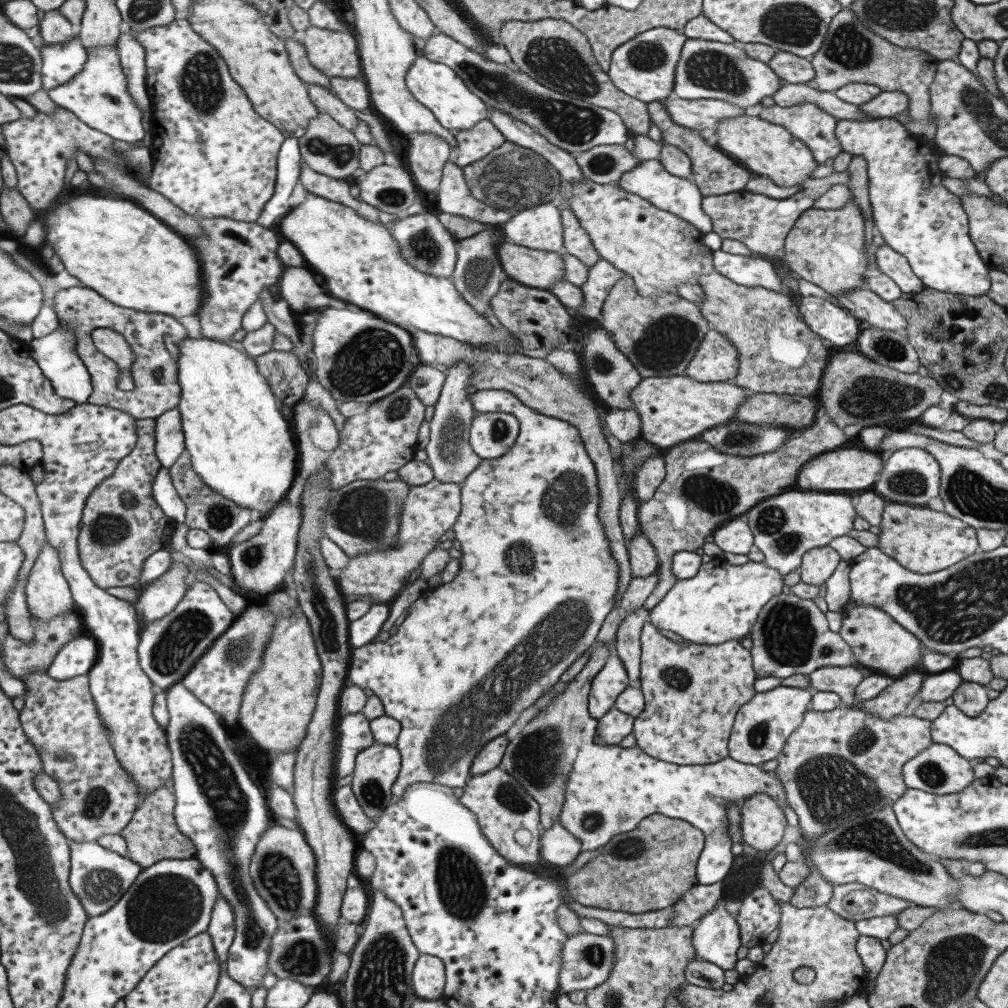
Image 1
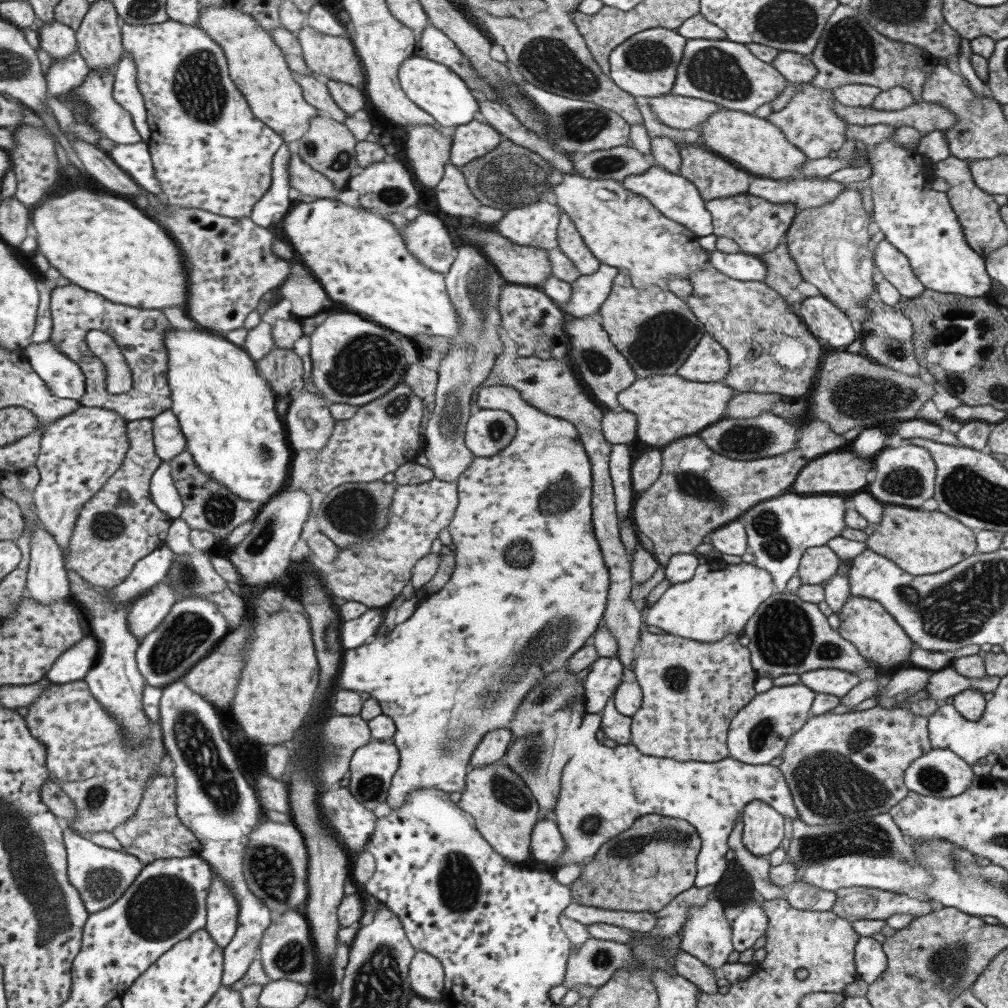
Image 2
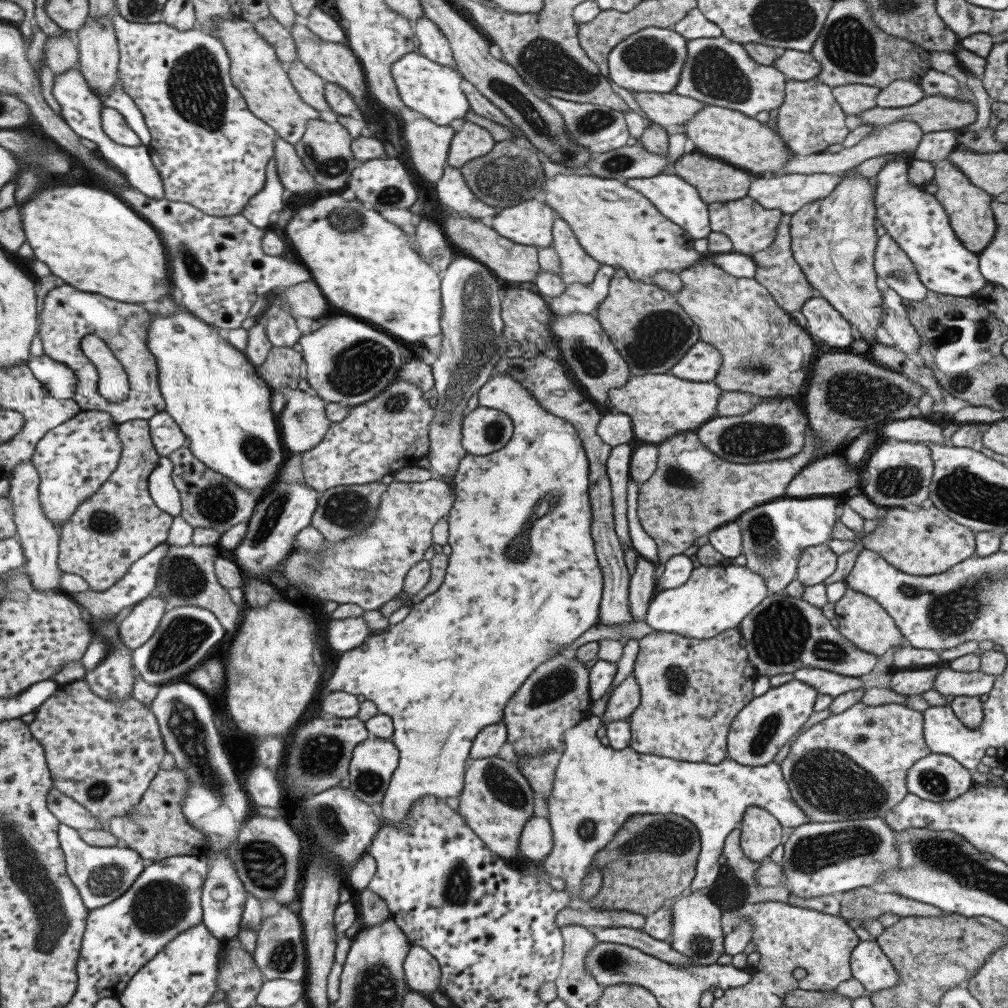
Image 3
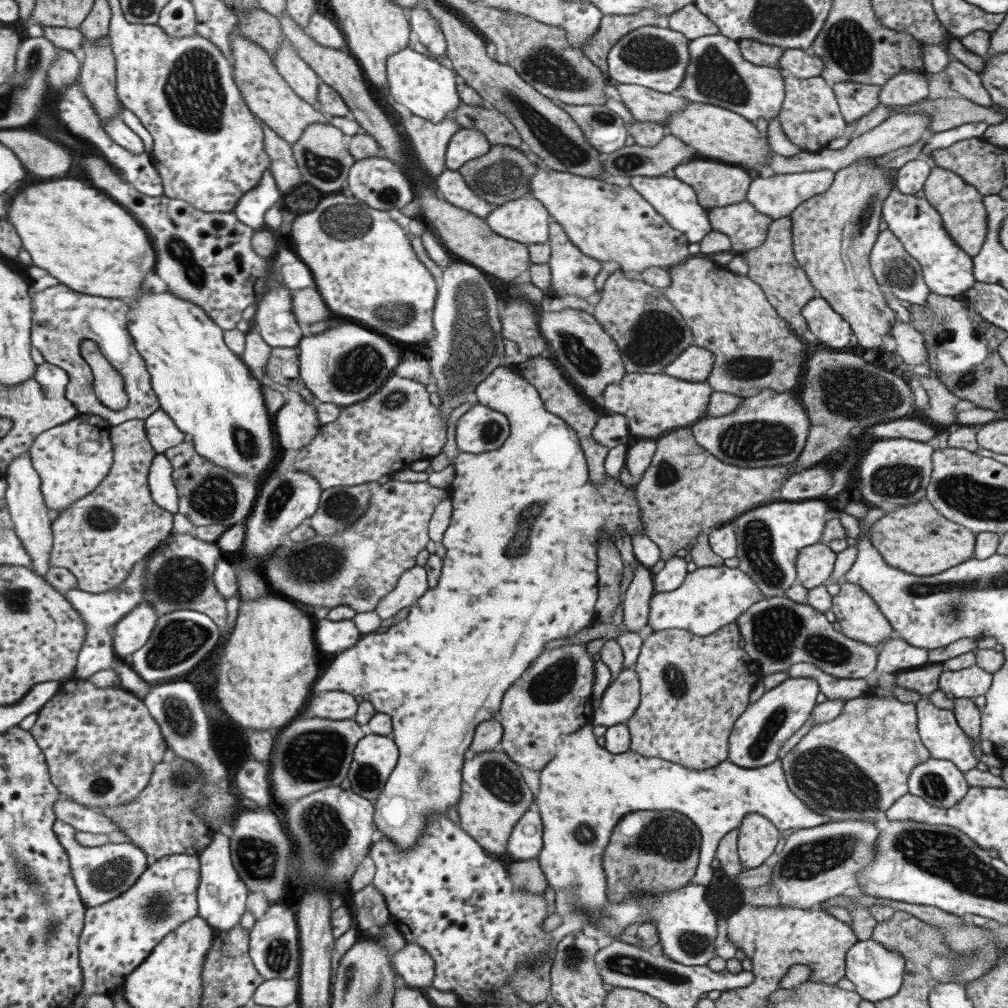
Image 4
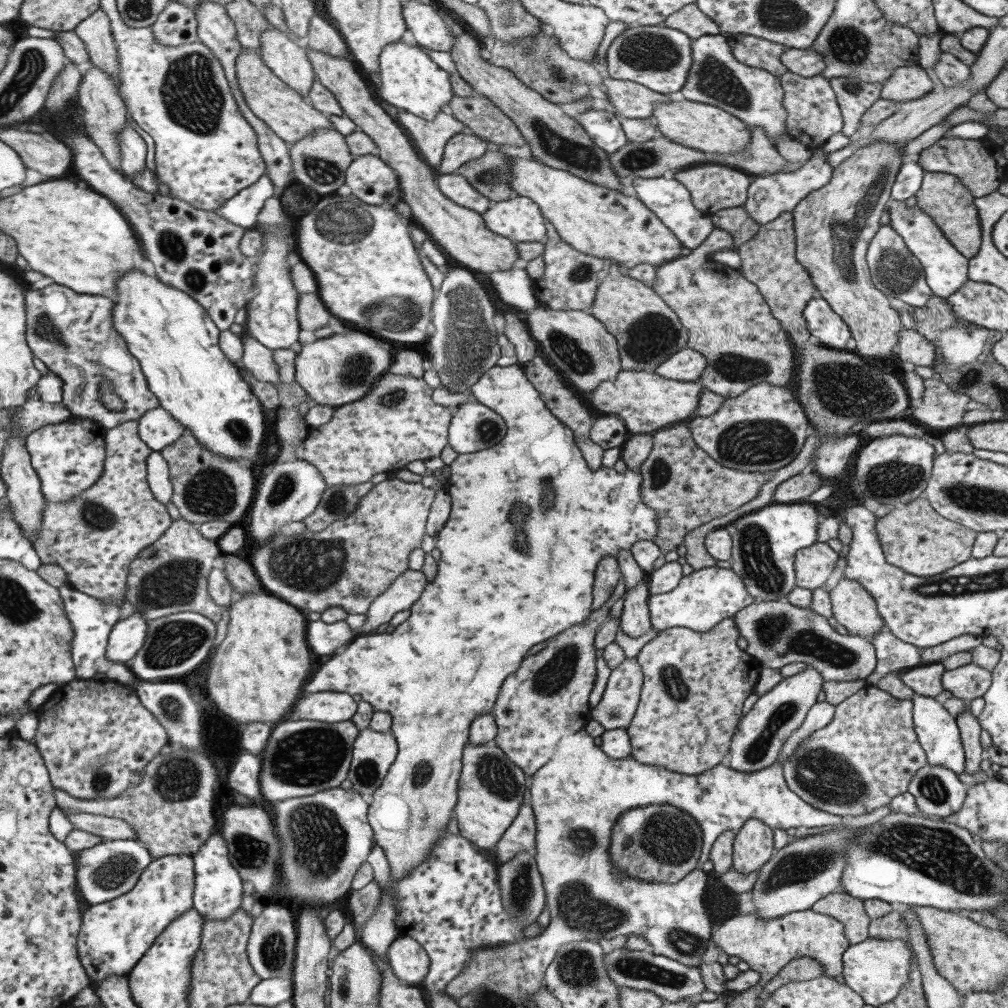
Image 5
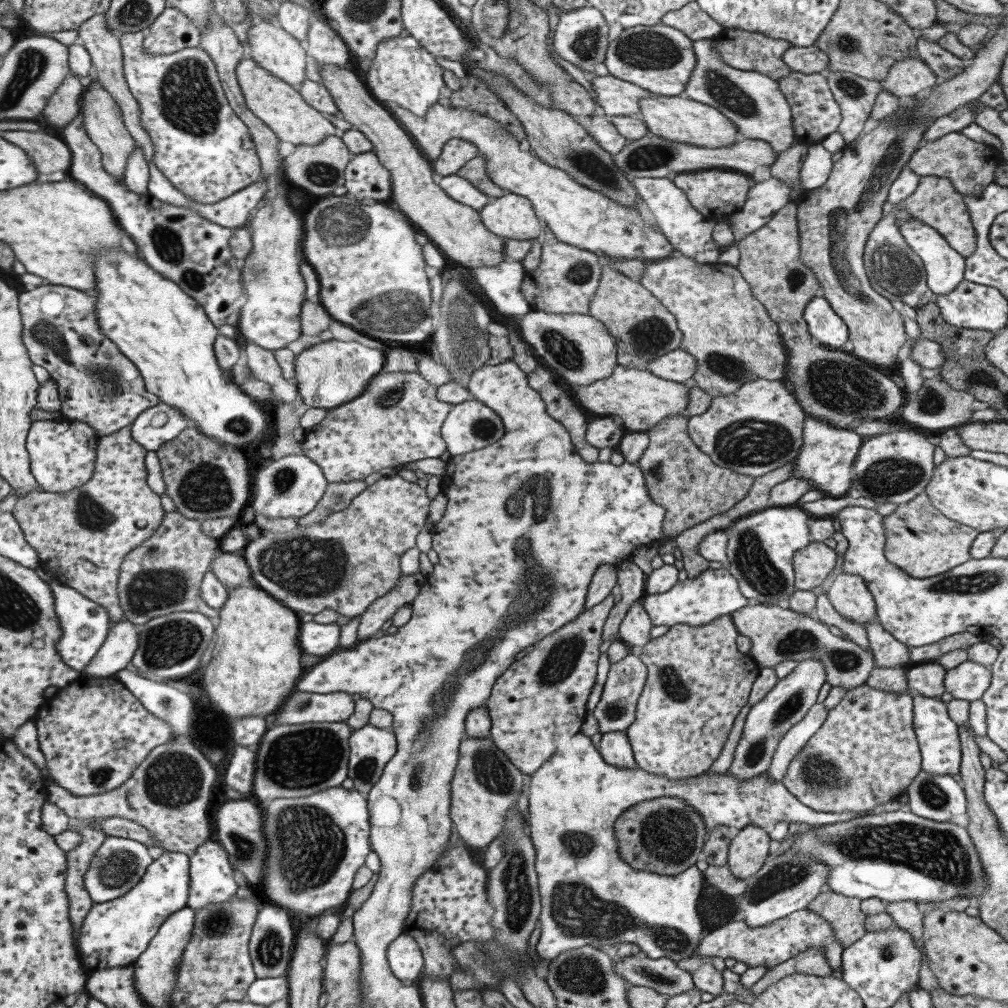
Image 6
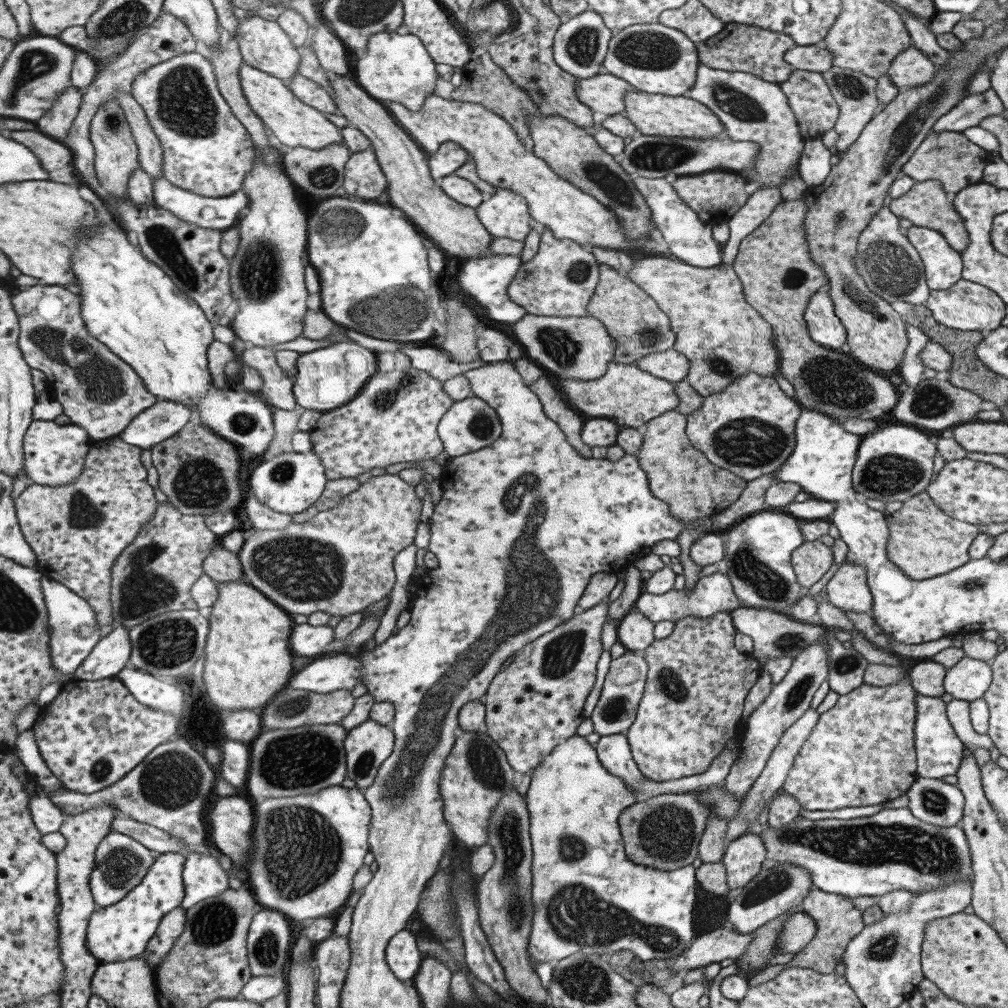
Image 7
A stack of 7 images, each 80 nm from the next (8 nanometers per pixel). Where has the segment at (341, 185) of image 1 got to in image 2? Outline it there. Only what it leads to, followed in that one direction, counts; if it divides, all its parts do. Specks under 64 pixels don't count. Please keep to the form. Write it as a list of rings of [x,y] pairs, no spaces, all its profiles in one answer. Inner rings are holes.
[[[296,149],[291,150],[290,177],[292,188],[317,199],[339,198],[344,191],[337,188],[337,185],[324,174],[304,162]]]

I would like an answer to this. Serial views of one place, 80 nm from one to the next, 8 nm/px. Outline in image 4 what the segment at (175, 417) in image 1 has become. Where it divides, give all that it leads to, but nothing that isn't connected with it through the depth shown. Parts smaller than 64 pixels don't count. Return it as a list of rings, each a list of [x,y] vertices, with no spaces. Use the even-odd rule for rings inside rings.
[[[163,409],[154,412],[145,422],[149,440],[159,454],[165,454],[189,437]]]

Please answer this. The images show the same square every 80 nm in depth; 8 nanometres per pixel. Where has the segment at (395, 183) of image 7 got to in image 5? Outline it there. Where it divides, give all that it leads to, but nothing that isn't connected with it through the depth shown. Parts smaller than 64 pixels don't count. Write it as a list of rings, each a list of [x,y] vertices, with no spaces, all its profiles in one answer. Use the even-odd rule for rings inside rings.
[[[308,50],[308,58],[314,66],[317,80],[340,100],[346,110],[346,116],[357,129],[373,138],[378,149],[377,155],[381,160],[396,170],[404,192],[404,202],[410,207],[415,223],[419,222],[417,225],[439,243],[453,263],[484,273],[510,270],[518,259],[515,242],[493,232],[480,212],[453,202],[441,192],[440,185],[436,181],[437,171],[419,158],[419,152],[417,154],[399,122],[379,106],[365,78],[359,74],[357,66],[351,60],[335,58],[317,50]]]

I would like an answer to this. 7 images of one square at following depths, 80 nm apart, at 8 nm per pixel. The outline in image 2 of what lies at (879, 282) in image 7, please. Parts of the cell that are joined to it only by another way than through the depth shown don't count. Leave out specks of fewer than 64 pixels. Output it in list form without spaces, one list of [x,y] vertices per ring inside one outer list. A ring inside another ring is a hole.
[[[885,239],[875,246],[872,261],[882,272],[884,279],[893,285],[900,296],[912,299],[921,296],[924,292],[924,287],[913,274],[905,255]]]

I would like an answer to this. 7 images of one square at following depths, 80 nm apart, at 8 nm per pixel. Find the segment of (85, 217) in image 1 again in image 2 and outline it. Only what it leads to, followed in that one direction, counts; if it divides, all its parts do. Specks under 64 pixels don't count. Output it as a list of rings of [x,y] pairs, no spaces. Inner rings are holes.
[[[86,189],[47,198],[32,207],[31,229],[34,237],[39,238],[39,253],[45,254],[63,276],[81,288],[125,306],[155,310],[169,306],[185,310],[188,306],[190,278],[182,248],[164,226],[123,198]]]

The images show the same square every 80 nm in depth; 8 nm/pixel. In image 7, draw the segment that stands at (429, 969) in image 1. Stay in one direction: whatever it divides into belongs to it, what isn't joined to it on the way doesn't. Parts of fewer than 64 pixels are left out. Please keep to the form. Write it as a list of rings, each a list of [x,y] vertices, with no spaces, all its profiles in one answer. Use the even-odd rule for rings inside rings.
[[[401,931],[387,948],[389,967],[401,981],[415,980],[425,956],[417,946],[417,938],[410,931]]]

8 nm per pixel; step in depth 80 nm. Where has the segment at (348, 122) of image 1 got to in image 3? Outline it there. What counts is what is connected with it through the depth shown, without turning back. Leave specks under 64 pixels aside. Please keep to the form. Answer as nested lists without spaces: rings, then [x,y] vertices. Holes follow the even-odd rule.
[[[297,60],[286,65],[289,78],[297,92],[307,104],[313,105],[313,108],[320,110],[332,110],[328,98],[325,96],[325,84],[327,82],[313,72],[313,69],[307,68],[303,61]]]

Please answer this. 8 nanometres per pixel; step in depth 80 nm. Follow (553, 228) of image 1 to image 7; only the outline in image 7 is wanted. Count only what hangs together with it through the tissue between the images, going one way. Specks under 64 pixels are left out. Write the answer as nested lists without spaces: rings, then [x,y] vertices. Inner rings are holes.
[[[510,190],[498,191],[477,208],[481,222],[494,237],[523,241],[530,234],[530,210],[524,197]]]

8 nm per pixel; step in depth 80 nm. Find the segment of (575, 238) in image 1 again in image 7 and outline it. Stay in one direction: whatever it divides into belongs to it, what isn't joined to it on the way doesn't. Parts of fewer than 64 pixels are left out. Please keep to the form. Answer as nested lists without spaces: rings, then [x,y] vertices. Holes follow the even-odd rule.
[[[544,227],[538,242],[538,253],[529,262],[522,262],[507,287],[507,296],[525,309],[527,314],[539,316],[585,316],[587,303],[598,281],[598,264],[588,248],[571,240],[557,240]]]

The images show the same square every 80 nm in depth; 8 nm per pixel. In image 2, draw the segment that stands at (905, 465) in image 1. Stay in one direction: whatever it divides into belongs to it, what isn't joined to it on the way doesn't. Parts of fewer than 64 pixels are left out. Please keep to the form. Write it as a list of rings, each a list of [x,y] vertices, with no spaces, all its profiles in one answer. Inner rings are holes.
[[[909,444],[900,447],[884,447],[872,458],[875,478],[868,482],[863,491],[883,505],[900,505],[917,509],[923,501],[933,497],[936,465],[931,455],[920,446]]]

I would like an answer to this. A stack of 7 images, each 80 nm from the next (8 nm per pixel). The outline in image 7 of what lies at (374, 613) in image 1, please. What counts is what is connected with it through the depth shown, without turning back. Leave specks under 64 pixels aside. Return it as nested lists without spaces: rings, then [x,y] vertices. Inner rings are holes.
[[[306,623],[294,626],[290,645],[297,656],[319,658],[334,640],[335,630],[331,626],[311,626]]]

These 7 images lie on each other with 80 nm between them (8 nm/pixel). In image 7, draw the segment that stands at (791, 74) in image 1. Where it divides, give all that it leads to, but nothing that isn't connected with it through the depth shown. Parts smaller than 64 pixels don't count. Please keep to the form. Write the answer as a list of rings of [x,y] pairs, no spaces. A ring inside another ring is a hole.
[[[821,44],[796,45],[785,52],[783,60],[790,64],[794,70],[821,74],[832,68],[833,55]]]

